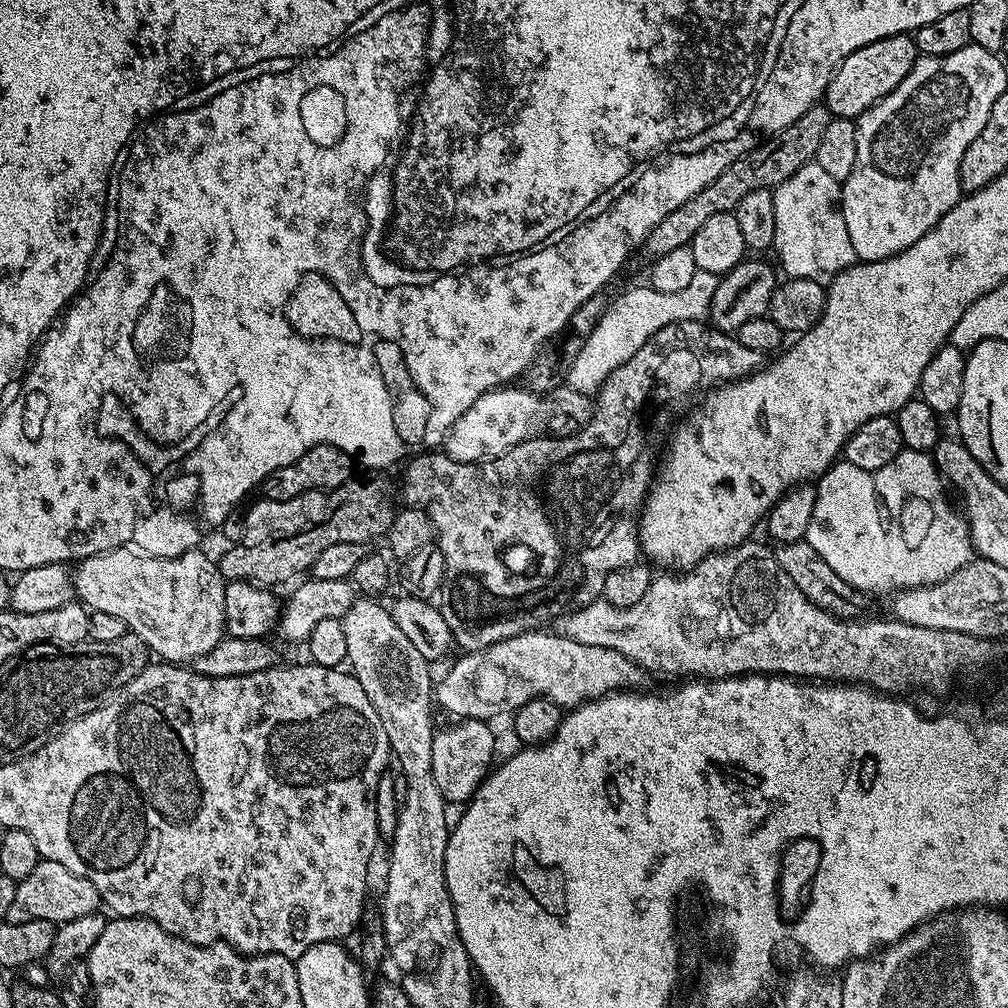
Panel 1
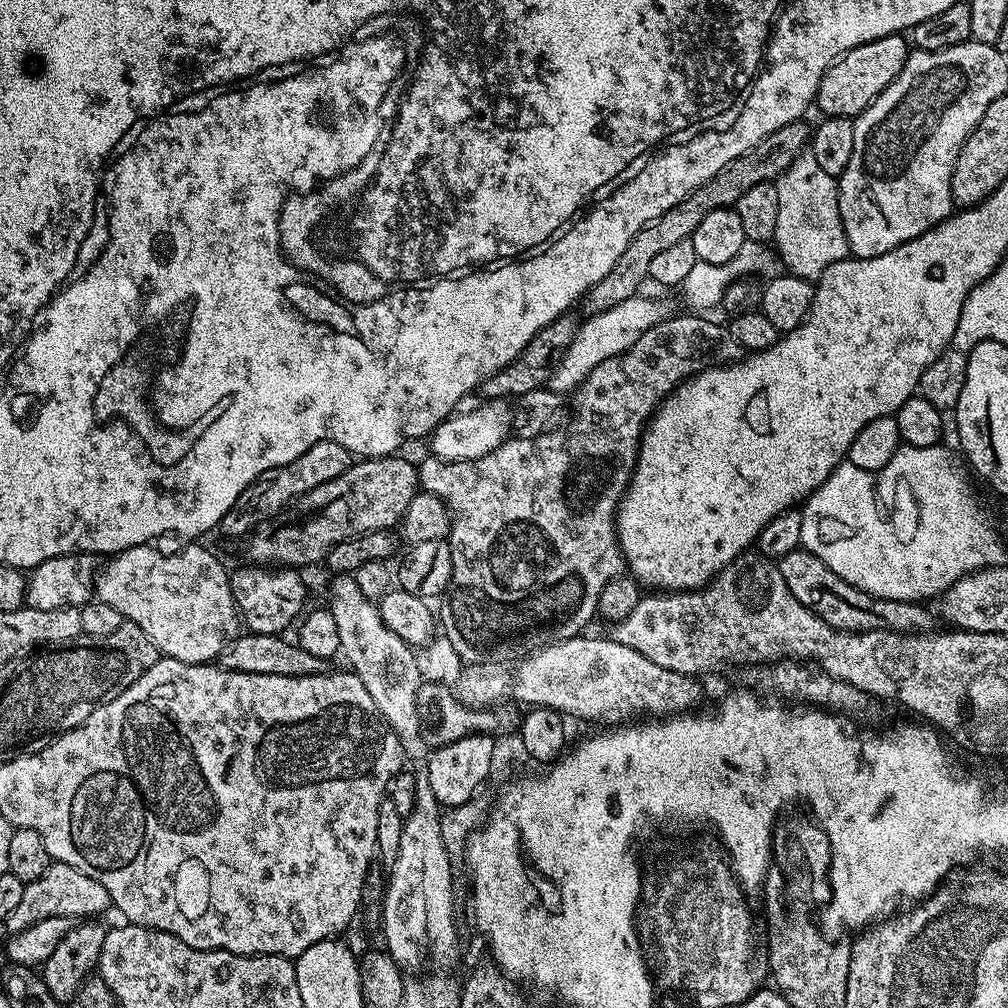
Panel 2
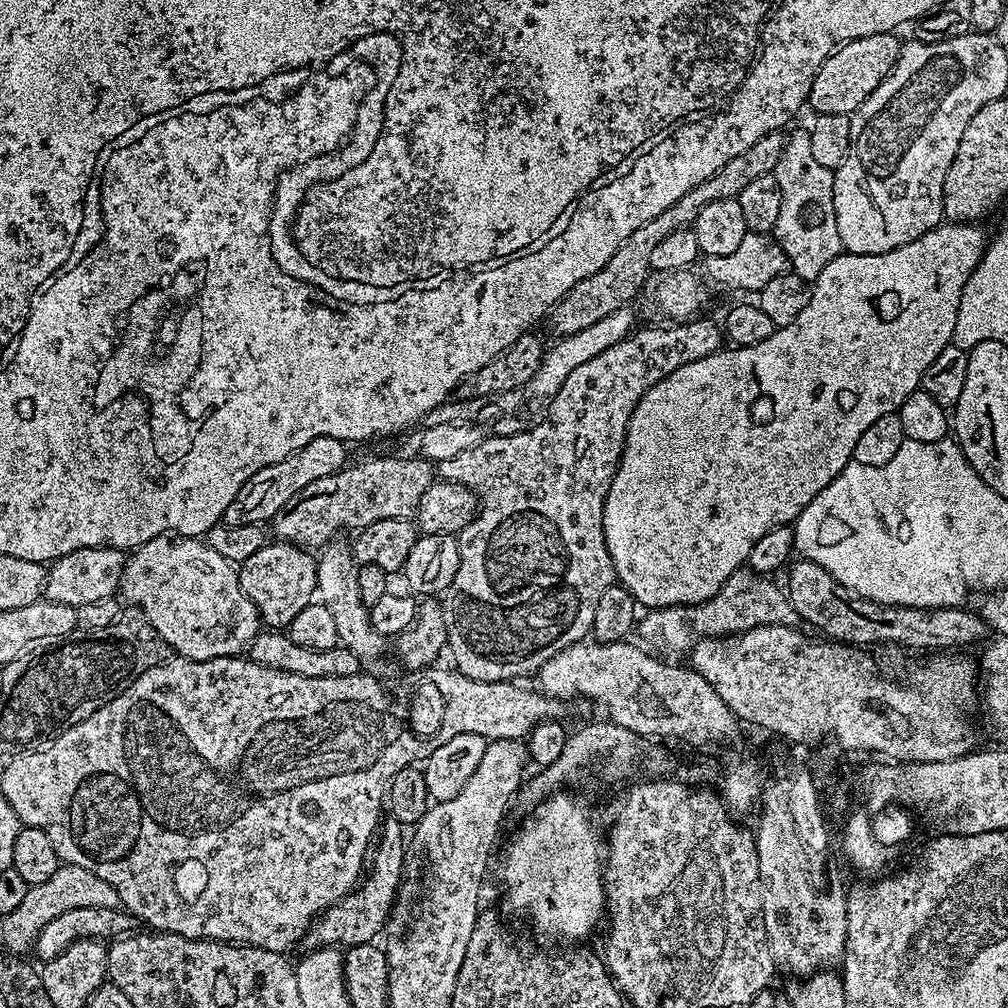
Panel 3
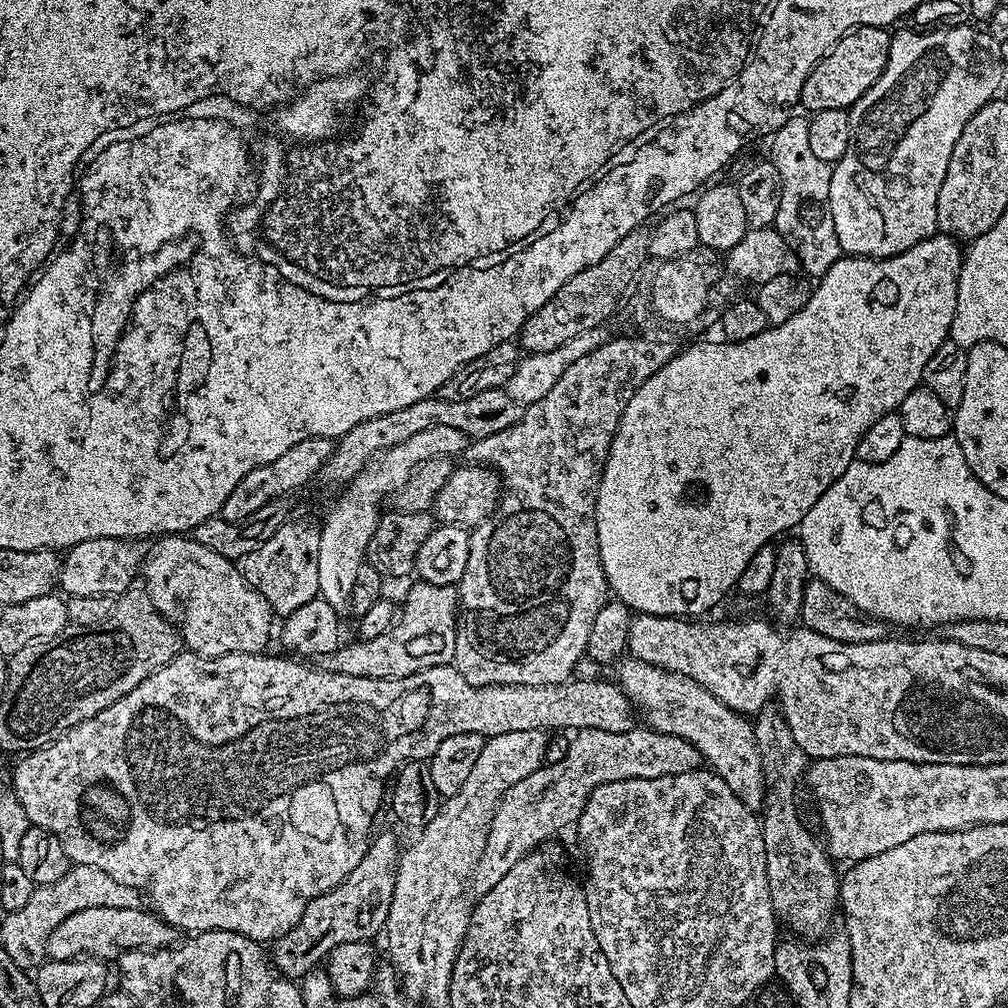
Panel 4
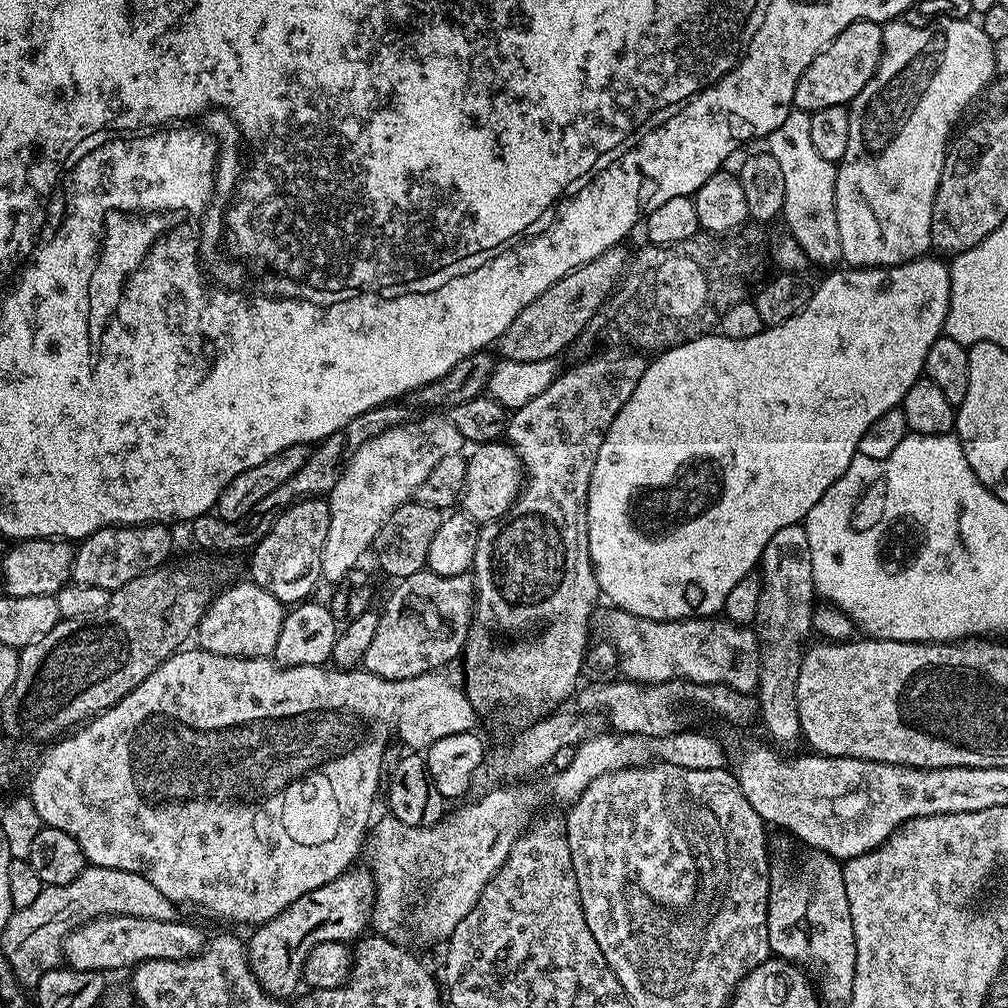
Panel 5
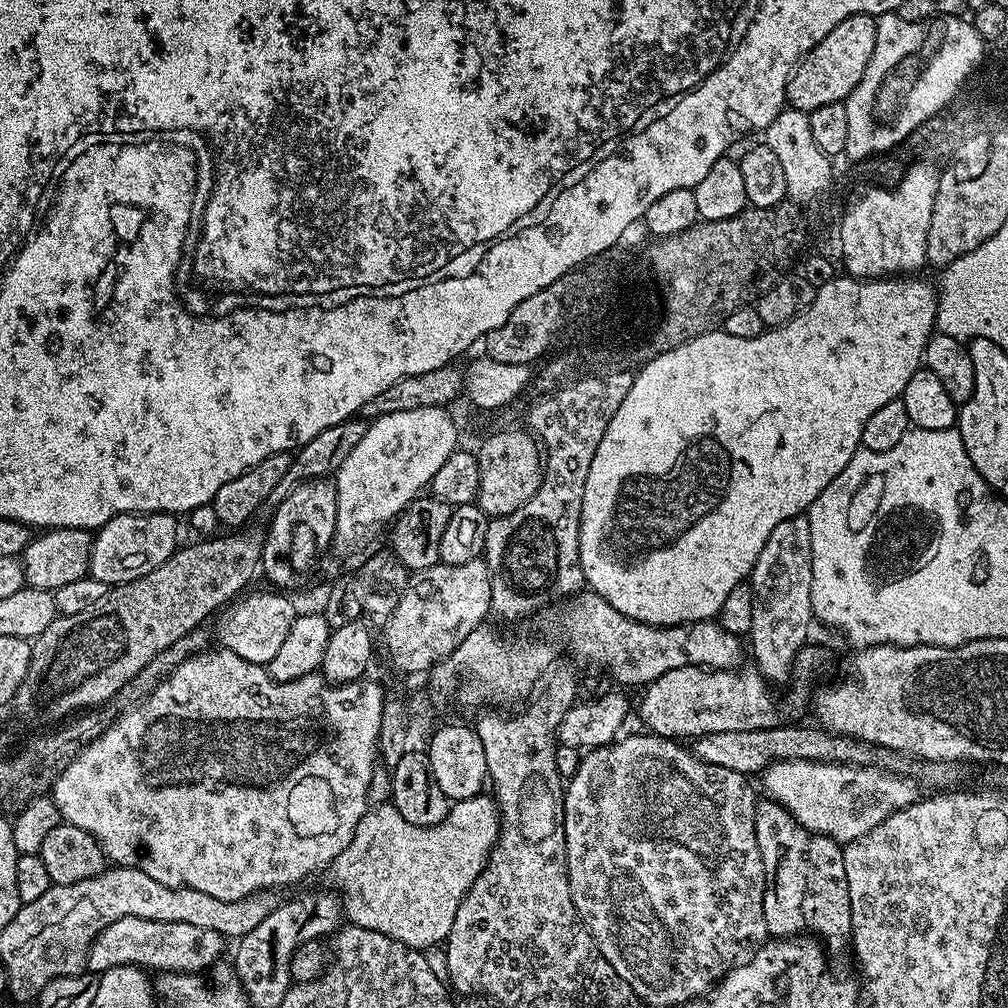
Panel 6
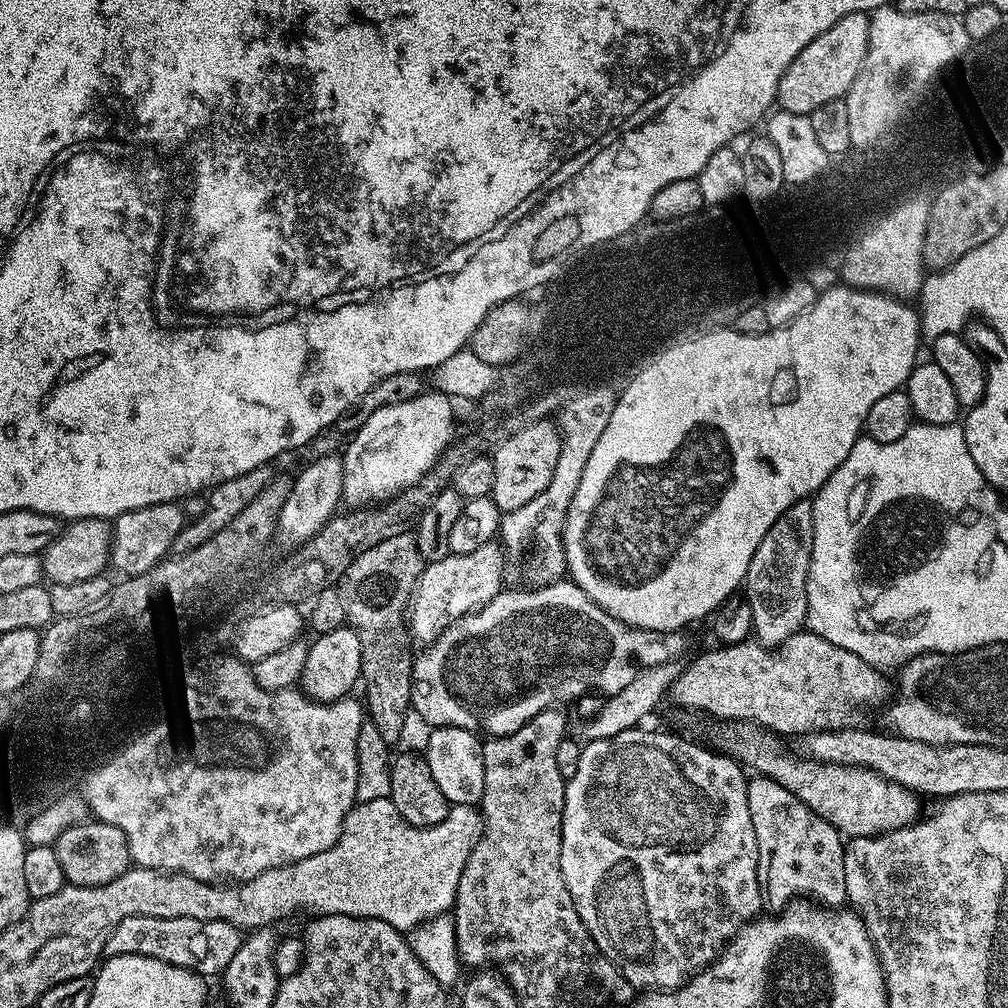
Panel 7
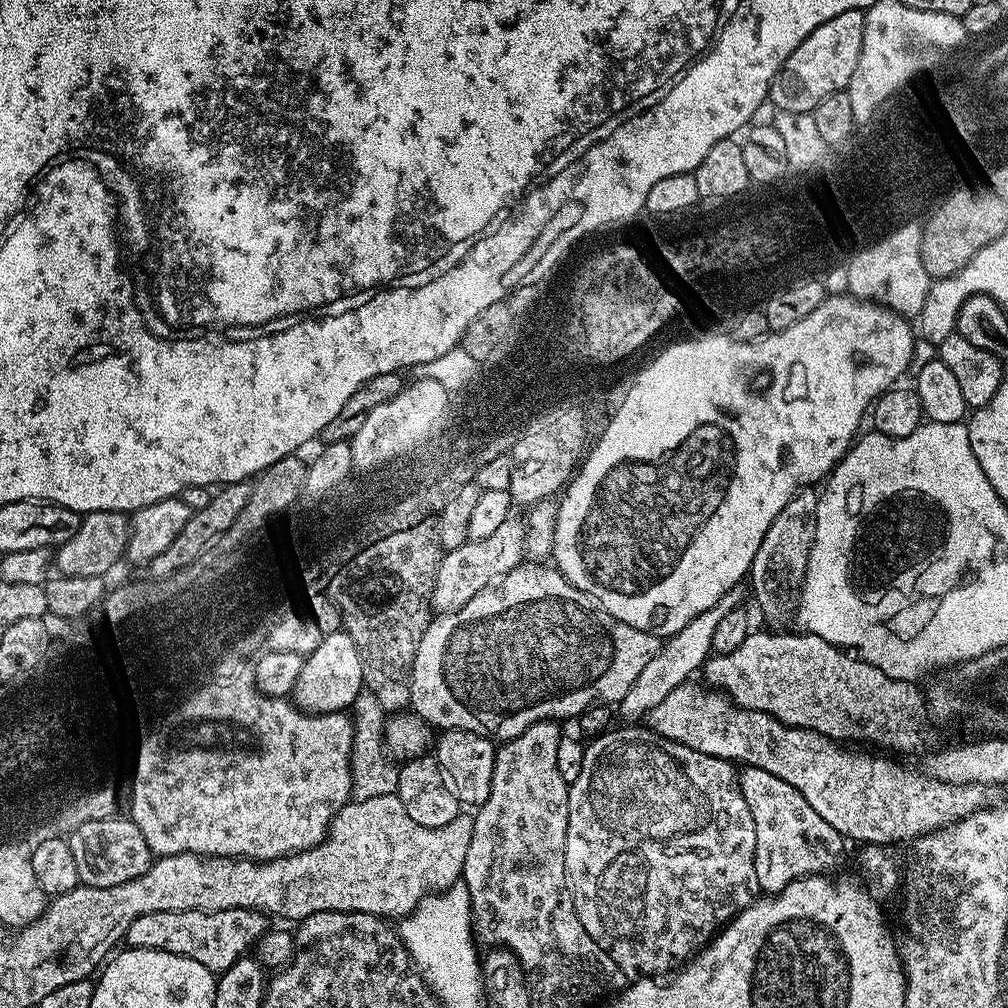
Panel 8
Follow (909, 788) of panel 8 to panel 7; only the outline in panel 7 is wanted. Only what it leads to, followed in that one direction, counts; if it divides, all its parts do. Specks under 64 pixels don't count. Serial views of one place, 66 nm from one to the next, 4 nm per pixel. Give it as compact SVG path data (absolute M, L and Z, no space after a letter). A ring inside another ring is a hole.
M728 722L723 728L724 733L716 740L717 749L728 754L734 753L741 765L749 769L756 768L752 770L759 775L769 776L771 780L790 790L790 794L797 796L811 812L830 822L845 838L877 836L905 828L907 824L915 824L921 815L922 800L917 793L882 778L868 768L820 764L816 760L803 759L786 748L784 752L780 745L783 744L781 737L754 724Z

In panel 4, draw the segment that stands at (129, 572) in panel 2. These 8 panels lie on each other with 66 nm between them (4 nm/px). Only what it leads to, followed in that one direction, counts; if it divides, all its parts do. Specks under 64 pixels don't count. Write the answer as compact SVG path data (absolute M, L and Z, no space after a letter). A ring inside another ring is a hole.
M169 534L167 536L161 536L155 541L156 544L151 545L150 551L145 555L142 565L142 580L144 576L143 587L146 589L148 597L152 600L152 604L156 608L157 613L165 621L180 624L178 629L179 635L182 637L182 644L187 651L197 652L200 656L225 656L226 654L234 654L235 652L264 652L267 649L268 639L273 639L274 628L272 632L272 620L274 621L274 613L270 605L267 604L266 598L262 594L256 592L250 587L247 581L244 580L244 576L241 569L237 567L233 561L227 560L221 554L215 553L214 550L207 549L206 546L199 545L198 542L192 538L185 538L180 534Z

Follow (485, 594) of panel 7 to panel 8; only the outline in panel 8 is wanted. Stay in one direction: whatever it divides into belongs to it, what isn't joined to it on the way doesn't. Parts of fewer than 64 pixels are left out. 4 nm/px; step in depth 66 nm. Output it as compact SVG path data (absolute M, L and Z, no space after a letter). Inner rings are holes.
M510 514L506 521L502 522L496 530L487 538L480 540L467 540L460 547L449 549L440 560L439 568L436 571L435 586L432 588L431 607L440 614L454 612L470 602L474 595L482 590L492 587L498 580L504 577L510 570L523 563L525 557L525 530L523 521L518 522L516 516Z

